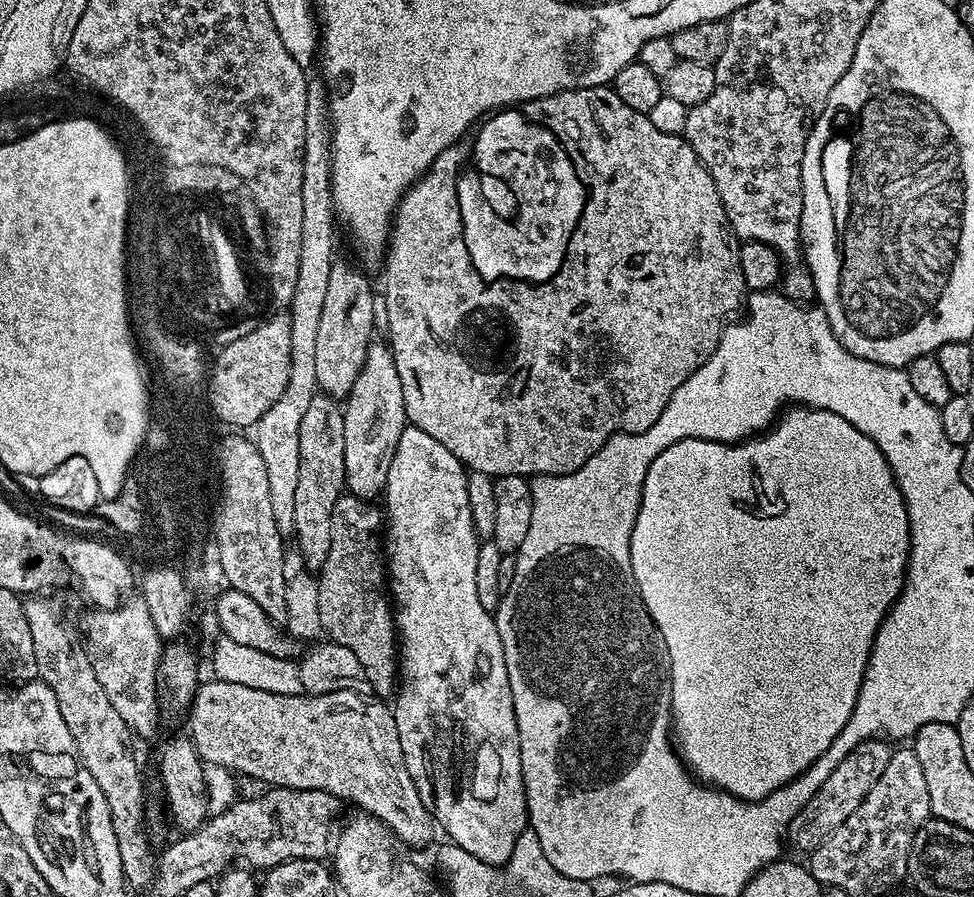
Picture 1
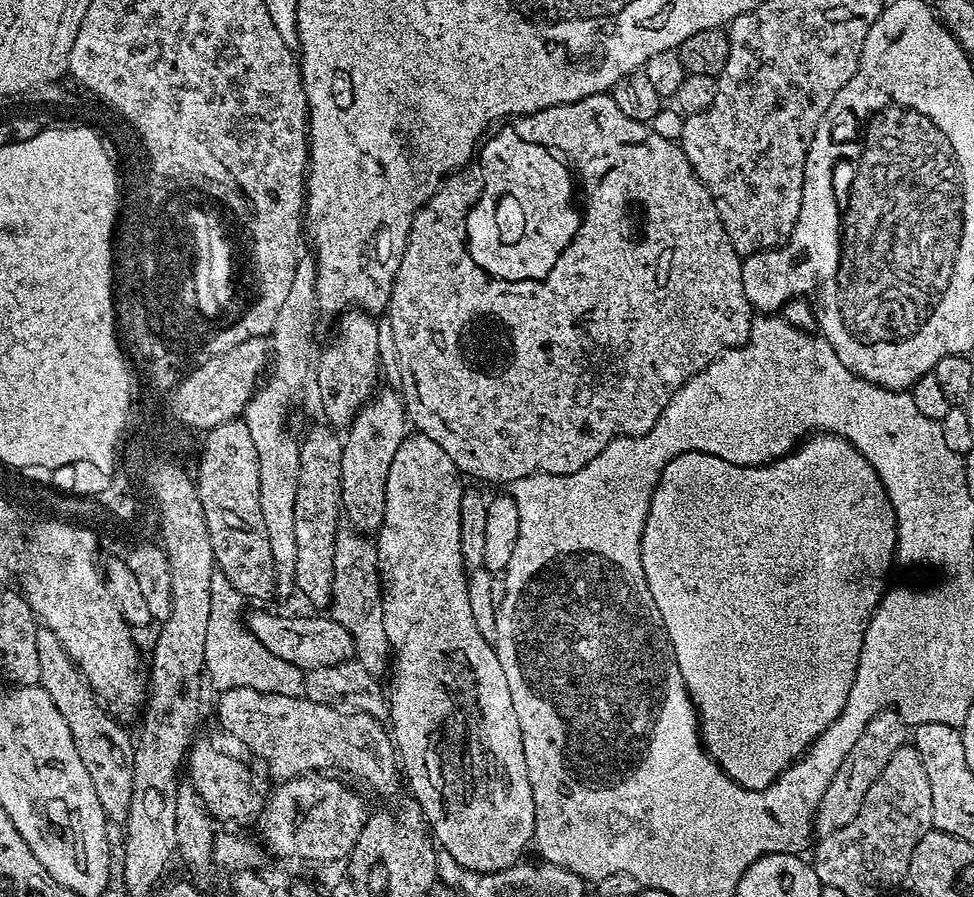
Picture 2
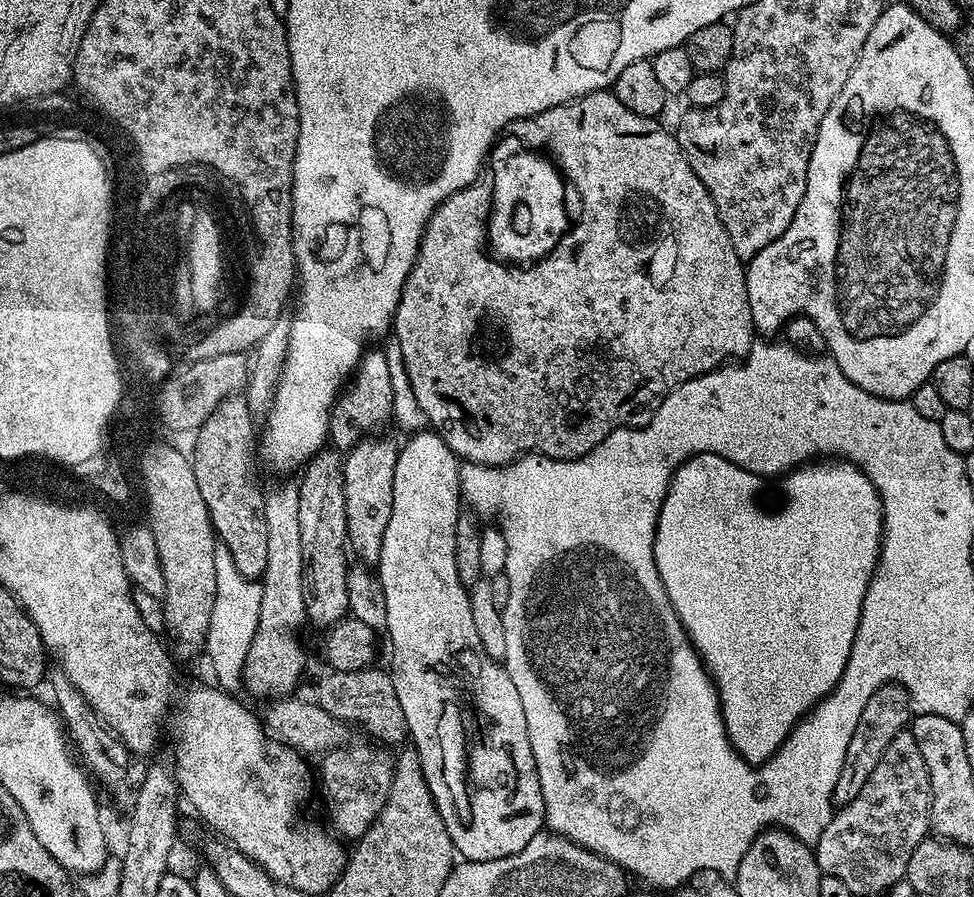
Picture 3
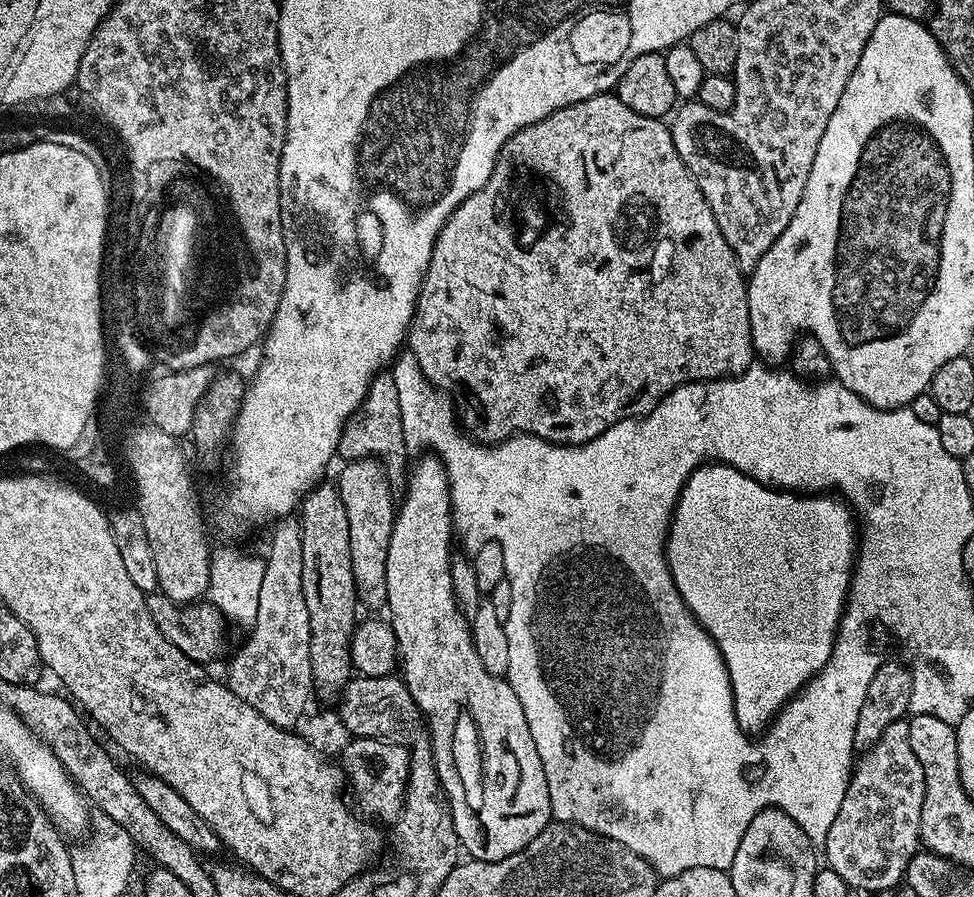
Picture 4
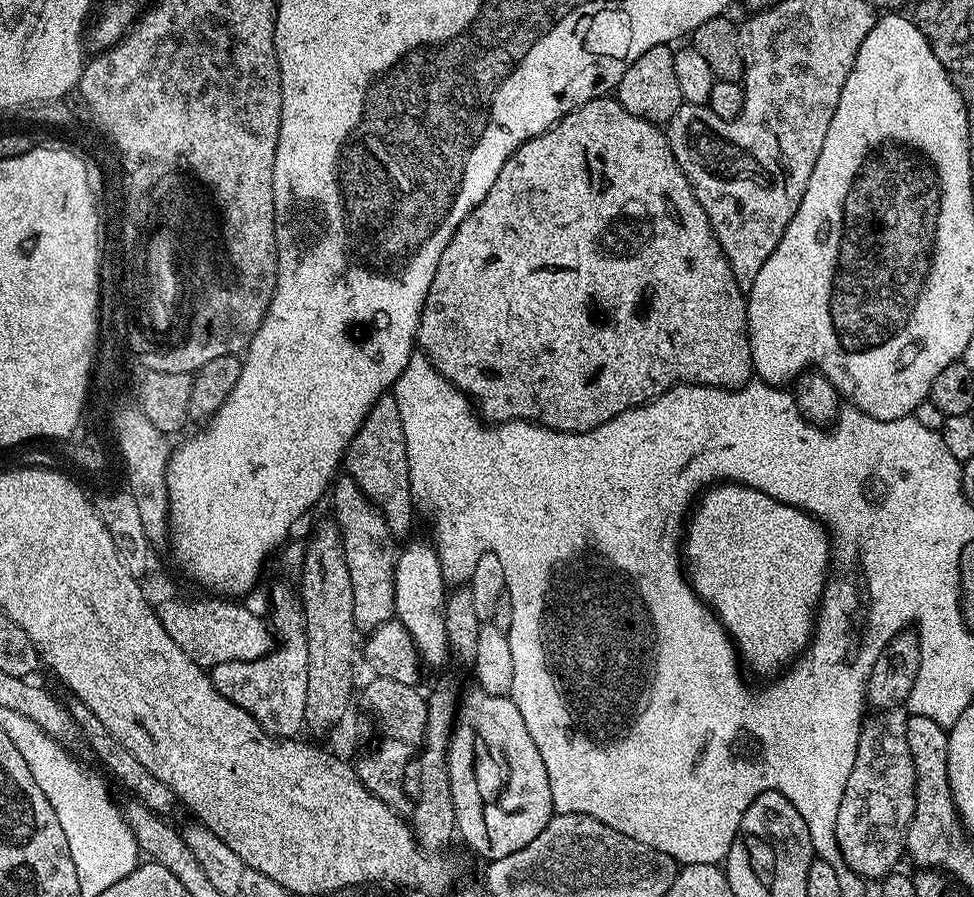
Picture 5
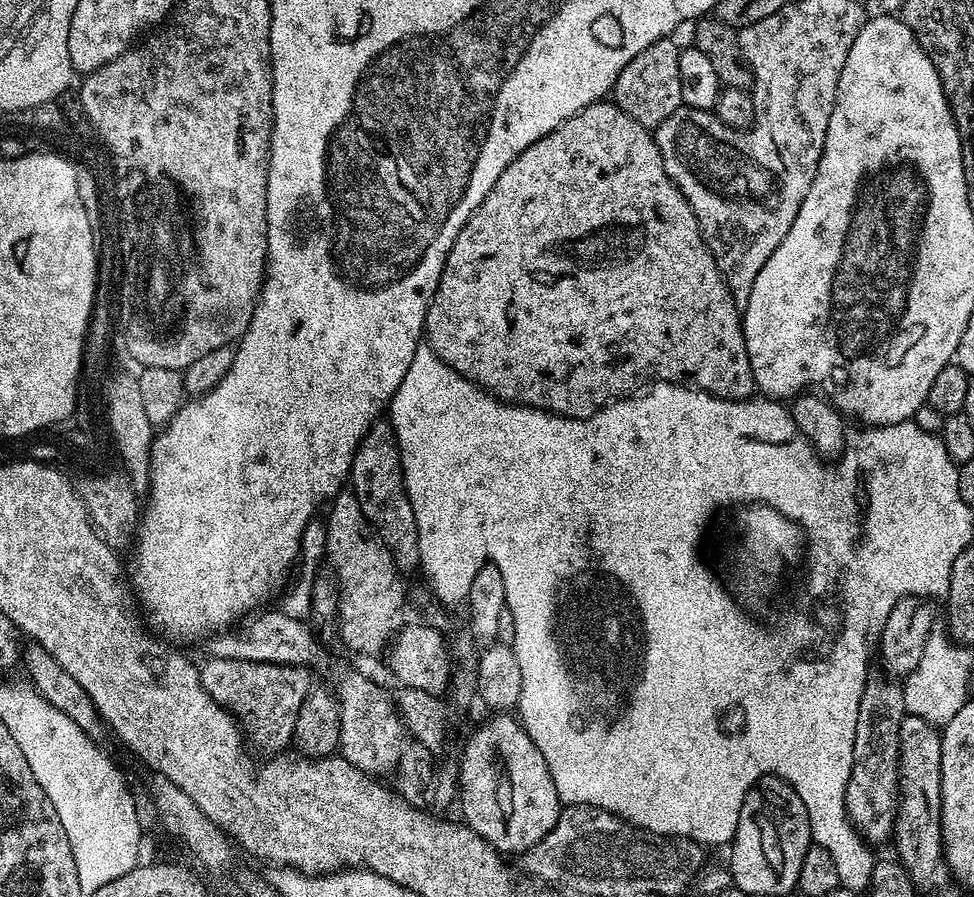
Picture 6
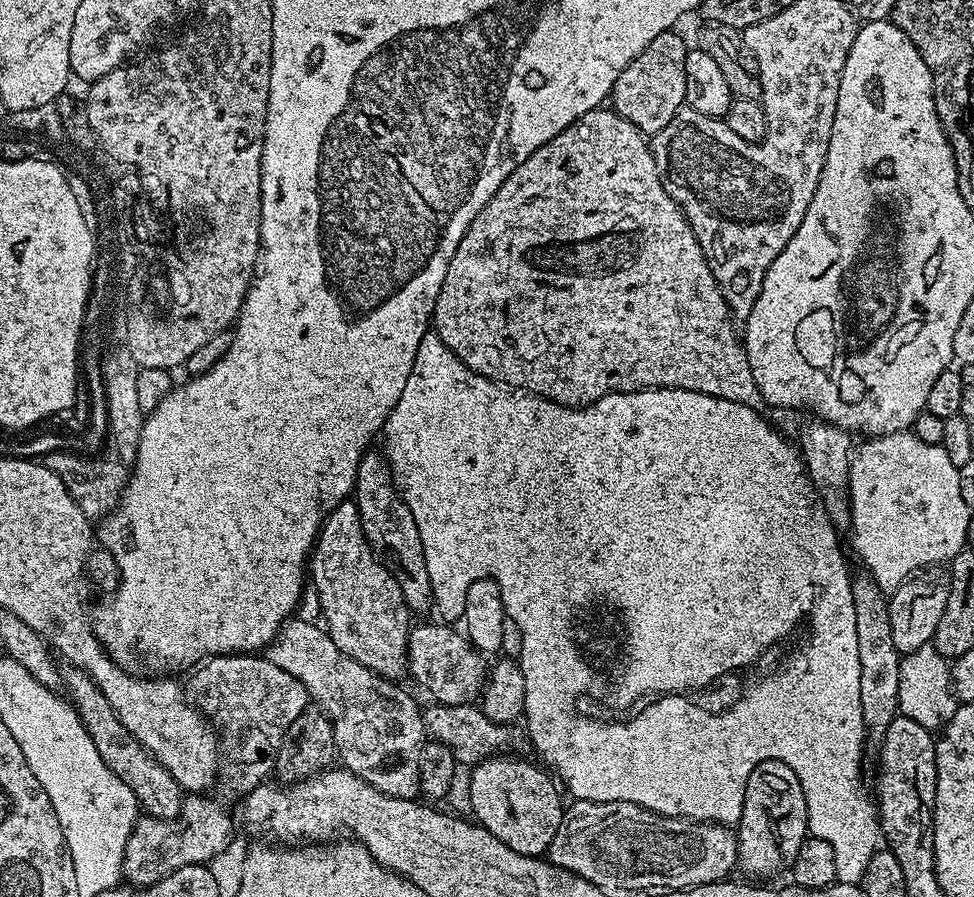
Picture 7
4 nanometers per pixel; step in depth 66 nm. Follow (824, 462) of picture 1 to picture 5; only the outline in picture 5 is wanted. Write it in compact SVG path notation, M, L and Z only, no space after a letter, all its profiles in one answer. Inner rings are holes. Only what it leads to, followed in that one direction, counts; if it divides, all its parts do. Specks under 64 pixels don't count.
M721 482L707 489L695 501L694 507L691 509L686 521L686 535L682 540L682 564L686 569L686 579L692 585L692 589L696 591L696 595L716 613L716 616L720 619L720 623L728 631L733 644L736 645L739 659L747 667L749 664L758 675L768 676L764 678L775 677L781 670L787 669L792 661L801 655L804 649L812 643L814 633L812 611L819 606L820 599L824 596L824 583L827 582L828 576L830 580L830 533L815 516L804 512L800 508L778 502L774 498L770 498L770 494L762 494L758 490L748 488L744 484Z

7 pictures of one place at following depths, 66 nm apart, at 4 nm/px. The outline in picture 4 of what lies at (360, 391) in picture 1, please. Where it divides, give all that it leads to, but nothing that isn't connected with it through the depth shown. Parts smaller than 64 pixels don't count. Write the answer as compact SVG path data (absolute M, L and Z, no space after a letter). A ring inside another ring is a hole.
M350 460L343 465L340 472L338 487L342 506L346 506L346 523L350 526L350 566L354 566L354 582L356 583L356 598L361 605L368 608L383 609L387 605L386 586L388 575L386 574L386 550L390 550L390 534L396 521L397 505L392 504L394 490L388 483L388 476L384 473L384 467L377 460Z

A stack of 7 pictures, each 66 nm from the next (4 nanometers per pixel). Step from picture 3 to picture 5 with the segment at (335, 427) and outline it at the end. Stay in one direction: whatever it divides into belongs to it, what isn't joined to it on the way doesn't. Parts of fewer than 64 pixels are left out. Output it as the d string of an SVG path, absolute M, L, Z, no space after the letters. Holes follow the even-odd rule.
M385 394L376 399L358 434L354 434L344 452L342 468L380 509L392 535L403 538L412 528L414 501L410 486L410 462L406 458L406 434L402 434L402 417L398 414L395 395Z

